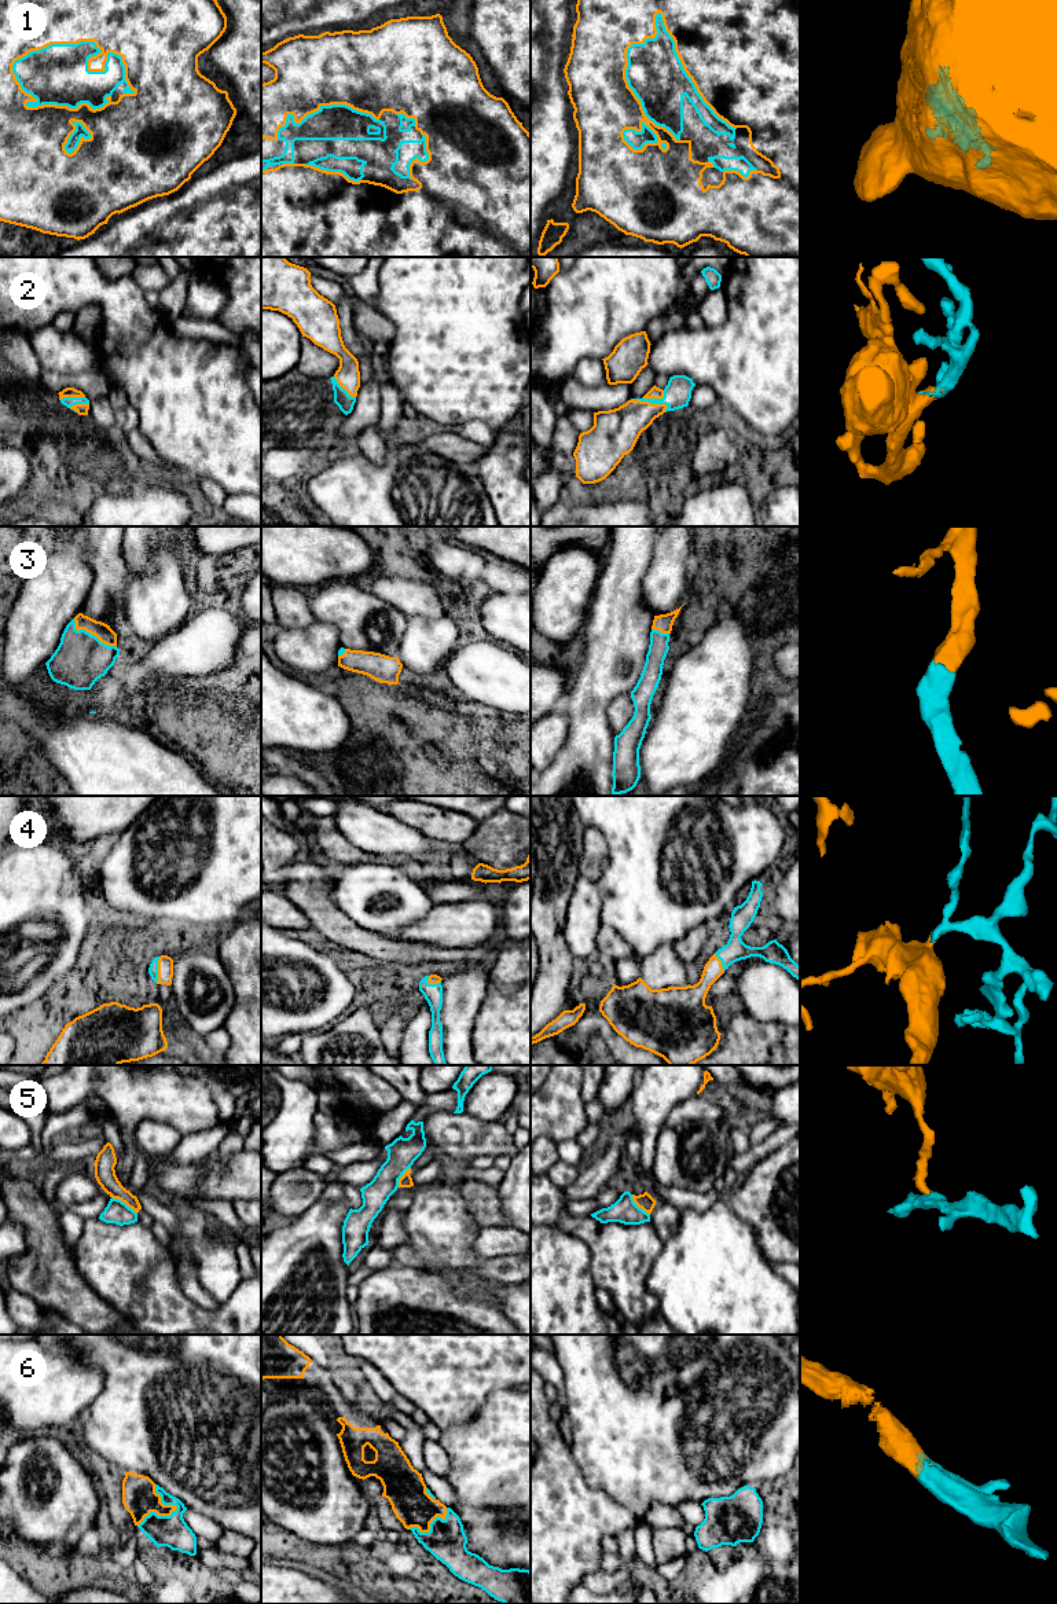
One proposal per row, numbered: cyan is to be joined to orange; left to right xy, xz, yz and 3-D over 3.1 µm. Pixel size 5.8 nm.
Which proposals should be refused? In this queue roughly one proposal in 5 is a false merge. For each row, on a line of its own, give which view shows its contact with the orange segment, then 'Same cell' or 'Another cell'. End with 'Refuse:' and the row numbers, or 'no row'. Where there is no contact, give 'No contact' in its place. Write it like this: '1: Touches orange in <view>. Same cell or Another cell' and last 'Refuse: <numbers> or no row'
1: Touches orange in xy. Same cell
2: Touches orange in yz. Same cell
3: Touches orange in xy. Same cell
4: Touches orange in xy. Same cell
5: Touches orange in xy. Another cell
6: Touches orange in xy. Same cell
Refuse: 5

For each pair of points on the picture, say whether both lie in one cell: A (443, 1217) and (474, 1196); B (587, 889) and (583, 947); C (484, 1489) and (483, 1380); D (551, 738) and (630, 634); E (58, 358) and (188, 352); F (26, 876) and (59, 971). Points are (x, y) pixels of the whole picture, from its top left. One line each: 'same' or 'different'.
A: different
B: same
C: different
D: different
E: different
F: same

